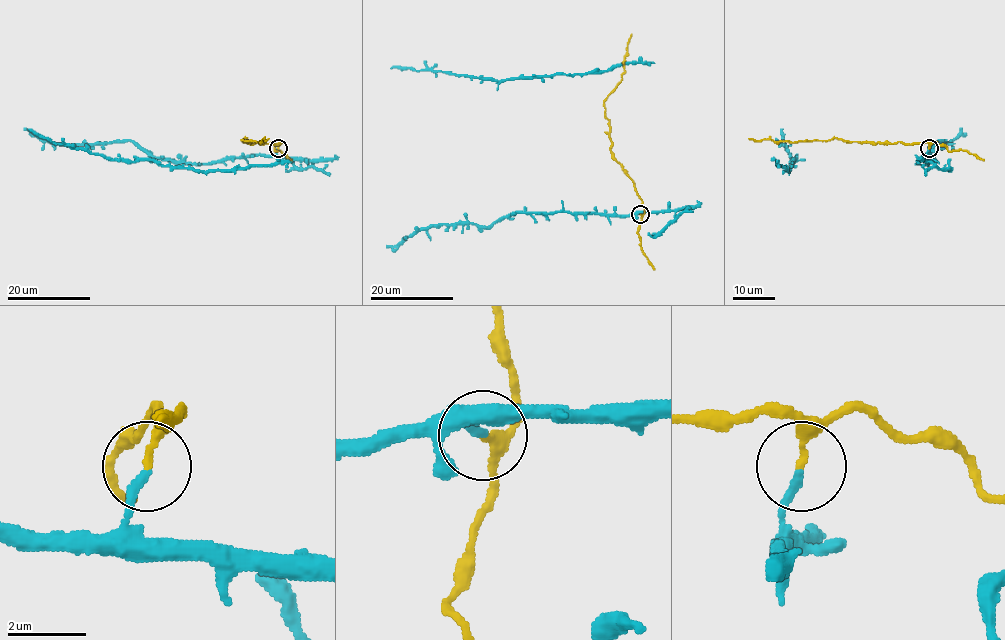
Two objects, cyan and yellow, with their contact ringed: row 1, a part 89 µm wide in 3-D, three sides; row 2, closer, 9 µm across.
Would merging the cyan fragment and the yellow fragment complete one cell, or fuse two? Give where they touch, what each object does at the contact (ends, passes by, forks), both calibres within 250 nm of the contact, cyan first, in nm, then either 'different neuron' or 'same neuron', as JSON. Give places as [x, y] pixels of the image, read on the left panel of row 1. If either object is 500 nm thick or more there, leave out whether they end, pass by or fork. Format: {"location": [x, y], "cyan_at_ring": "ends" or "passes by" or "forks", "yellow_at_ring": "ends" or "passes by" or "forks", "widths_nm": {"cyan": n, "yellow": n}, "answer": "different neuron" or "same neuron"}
{"location": [278, 148], "cyan_at_ring": "ends", "yellow_at_ring": "ends", "widths_nm": {"cyan": 220, "yellow": 190}, "answer": "different neuron"}

